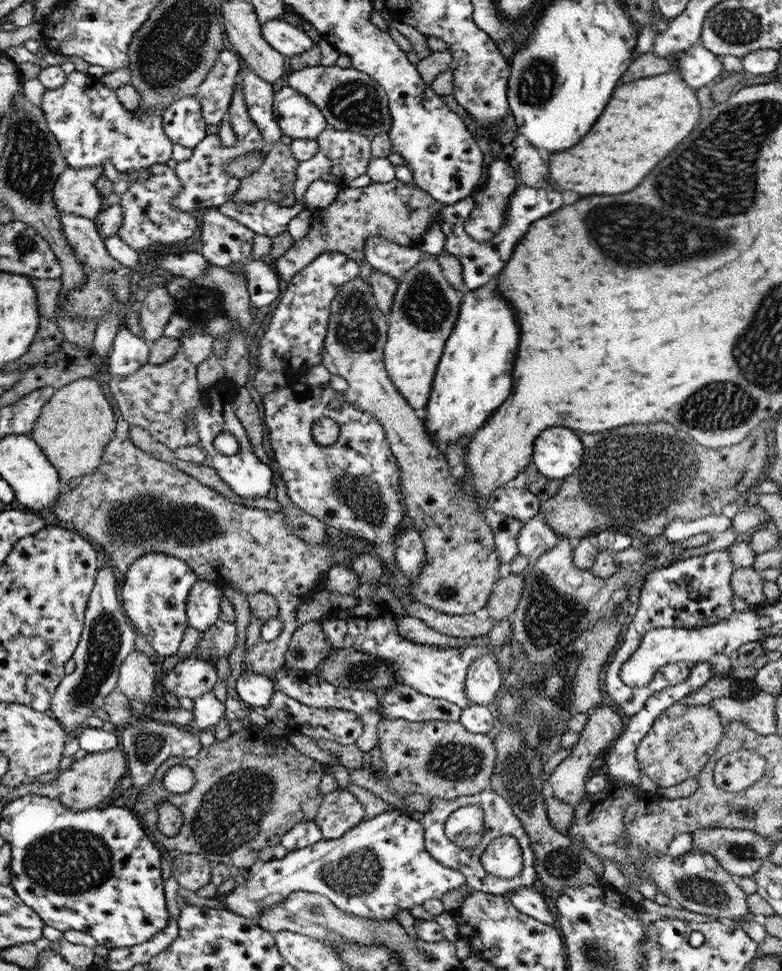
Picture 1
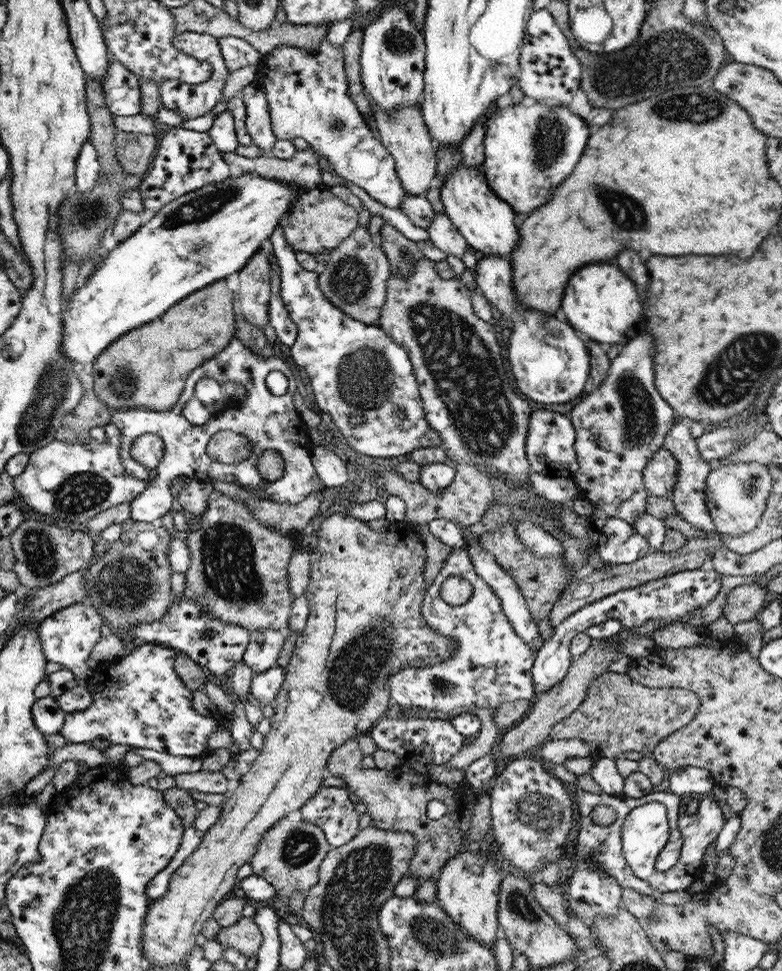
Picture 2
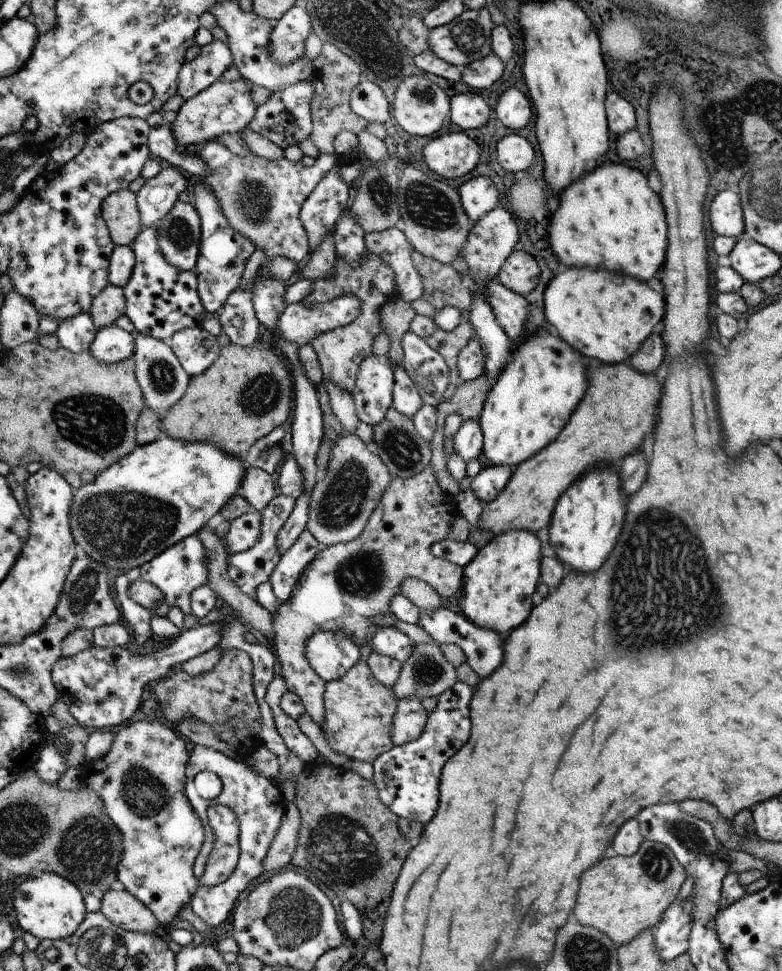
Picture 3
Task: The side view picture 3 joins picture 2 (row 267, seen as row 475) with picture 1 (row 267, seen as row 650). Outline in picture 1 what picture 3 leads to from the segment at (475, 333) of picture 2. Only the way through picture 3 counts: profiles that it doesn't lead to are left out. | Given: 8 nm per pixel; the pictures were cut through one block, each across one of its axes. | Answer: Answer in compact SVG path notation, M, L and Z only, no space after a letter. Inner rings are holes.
M396 178L387 183L370 183L362 188L341 186L330 206L312 210L308 234L276 259L275 271L285 284L327 252L345 254L360 264L366 261L365 248L371 236L383 236L400 246L418 246L428 227L440 220L444 210L445 204L433 199L429 192Z

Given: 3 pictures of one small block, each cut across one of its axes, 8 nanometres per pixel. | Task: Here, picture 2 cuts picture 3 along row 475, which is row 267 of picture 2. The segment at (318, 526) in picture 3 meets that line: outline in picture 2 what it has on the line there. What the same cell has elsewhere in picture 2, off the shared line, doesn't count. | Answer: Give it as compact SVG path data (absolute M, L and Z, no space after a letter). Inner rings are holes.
M356 226L329 254L330 258L318 275L318 284L327 300L342 309L348 317L366 325L378 325L380 311L387 296L390 262L384 251L372 239L368 226Z

